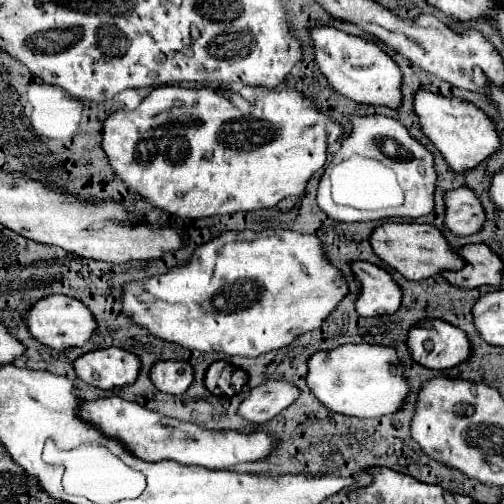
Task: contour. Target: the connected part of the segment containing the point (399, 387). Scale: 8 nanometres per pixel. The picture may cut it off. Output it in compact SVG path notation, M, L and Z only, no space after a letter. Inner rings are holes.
M344 344L330 352L316 352L308 362L308 386L314 396L330 410L346 416L376 418L392 414L404 406L410 384L398 352L380 344ZM396 364L396 372L394 372Z

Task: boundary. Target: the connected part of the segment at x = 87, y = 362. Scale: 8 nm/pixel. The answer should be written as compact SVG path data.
M124 348L94 350L76 360L76 374L102 390L116 390L136 382L140 372L140 358Z

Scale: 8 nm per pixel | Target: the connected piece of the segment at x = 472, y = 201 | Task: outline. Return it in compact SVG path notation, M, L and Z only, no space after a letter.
M464 186L458 190L450 190L446 194L446 226L458 234L468 236L482 230L486 220L486 212L476 198L476 194Z

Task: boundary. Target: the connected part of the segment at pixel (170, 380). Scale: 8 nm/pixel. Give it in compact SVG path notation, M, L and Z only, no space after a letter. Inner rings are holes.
M158 362L150 378L160 392L184 394L194 382L194 368L188 362Z

